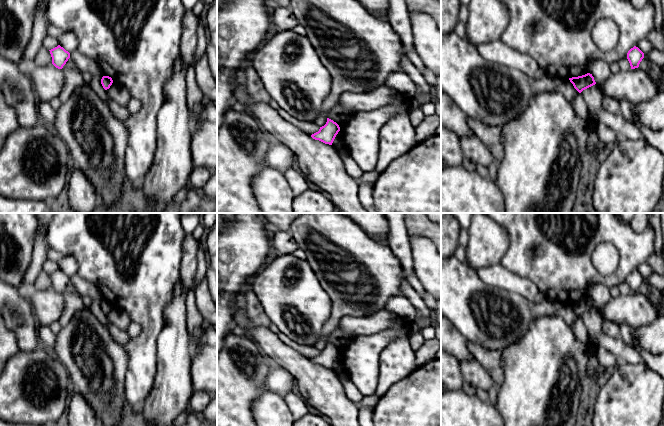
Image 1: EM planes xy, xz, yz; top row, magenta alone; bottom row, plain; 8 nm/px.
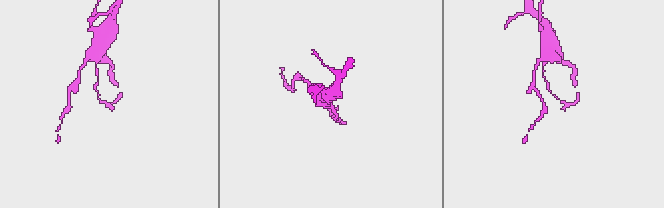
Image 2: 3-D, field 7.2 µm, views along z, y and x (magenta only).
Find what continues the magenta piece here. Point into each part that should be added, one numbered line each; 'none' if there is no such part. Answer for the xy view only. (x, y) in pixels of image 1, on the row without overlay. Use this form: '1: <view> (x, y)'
none

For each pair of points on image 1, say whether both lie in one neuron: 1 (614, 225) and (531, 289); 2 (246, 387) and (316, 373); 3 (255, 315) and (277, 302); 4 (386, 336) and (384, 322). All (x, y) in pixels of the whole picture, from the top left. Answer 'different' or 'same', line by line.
1: different
2: different
3: different
4: different

